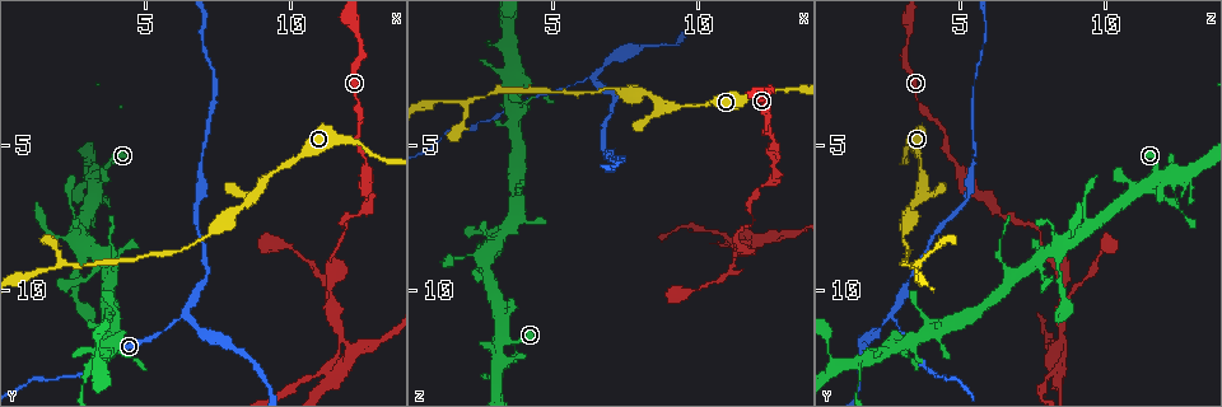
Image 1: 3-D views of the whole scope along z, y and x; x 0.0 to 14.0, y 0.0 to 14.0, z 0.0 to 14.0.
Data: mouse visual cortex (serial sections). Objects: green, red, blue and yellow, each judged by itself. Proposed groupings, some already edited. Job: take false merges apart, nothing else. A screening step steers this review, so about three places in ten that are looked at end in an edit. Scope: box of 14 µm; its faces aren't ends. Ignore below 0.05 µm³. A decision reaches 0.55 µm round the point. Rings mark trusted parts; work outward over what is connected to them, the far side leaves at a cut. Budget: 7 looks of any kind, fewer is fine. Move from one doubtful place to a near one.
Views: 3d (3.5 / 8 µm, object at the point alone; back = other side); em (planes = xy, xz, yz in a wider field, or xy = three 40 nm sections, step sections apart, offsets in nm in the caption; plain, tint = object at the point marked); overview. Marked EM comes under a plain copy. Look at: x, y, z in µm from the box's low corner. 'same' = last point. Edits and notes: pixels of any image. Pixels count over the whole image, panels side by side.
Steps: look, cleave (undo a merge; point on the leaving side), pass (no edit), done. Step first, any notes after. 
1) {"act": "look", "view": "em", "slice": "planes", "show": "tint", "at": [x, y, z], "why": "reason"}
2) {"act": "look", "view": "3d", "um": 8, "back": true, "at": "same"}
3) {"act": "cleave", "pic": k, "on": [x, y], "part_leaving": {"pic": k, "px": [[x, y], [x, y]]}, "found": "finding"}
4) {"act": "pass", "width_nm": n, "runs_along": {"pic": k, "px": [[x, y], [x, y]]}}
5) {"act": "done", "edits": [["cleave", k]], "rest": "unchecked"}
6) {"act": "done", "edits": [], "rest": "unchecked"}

{"act": "look", "view": "3d", "um": 8, "at": [11.9, 7.8, 7.6], "why": "abrupt turn"}

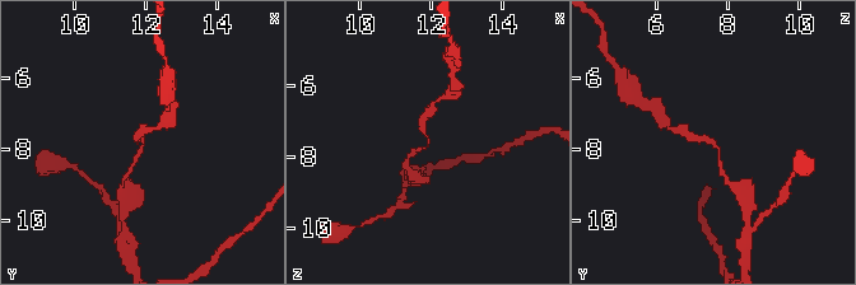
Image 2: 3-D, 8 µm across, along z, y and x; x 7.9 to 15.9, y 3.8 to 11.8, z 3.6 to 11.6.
{"act": "look", "view": "em", "slice": "xy", "step": 5, "show": "tint", "at": [12.0, 7.9, 7.6], "arm_widths_nm": [150, 250]}

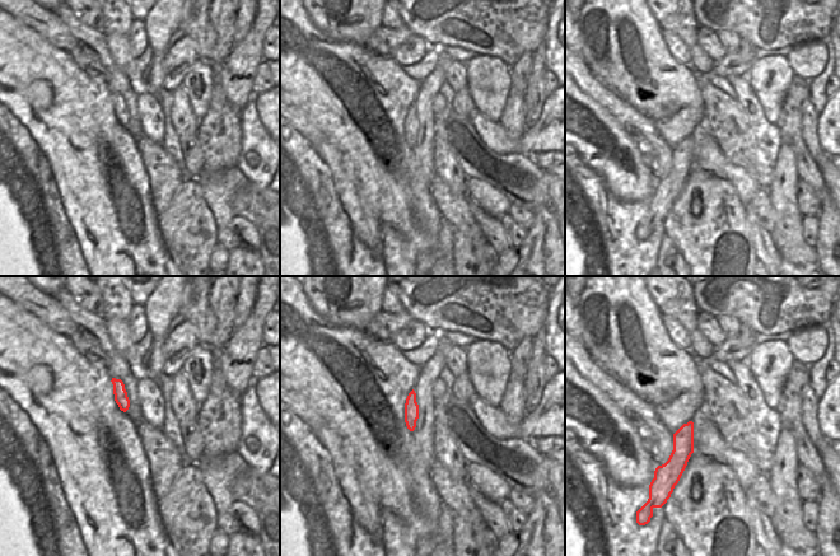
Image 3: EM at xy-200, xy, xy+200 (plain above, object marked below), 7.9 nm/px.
{"act": "pass", "width_nm": 120, "runs_along": {"pic": 2, "px": [[685, 131], [720, 150], [725, 176]]}, "found": "all the same cell"}

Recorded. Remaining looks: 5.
{"act": "look", "view": "3d", "um": 3.5, "at": [6.6, 8.4, 3.1], "why": "a narrow waist"}

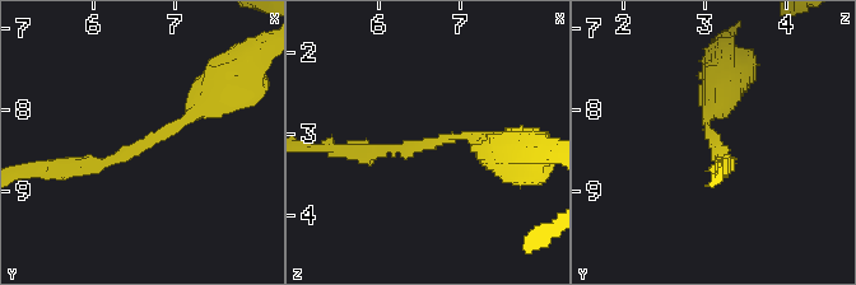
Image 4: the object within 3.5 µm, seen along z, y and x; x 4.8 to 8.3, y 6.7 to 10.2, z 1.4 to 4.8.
{"act": "look", "view": "em", "slice": "xy", "step": 2, "show": "tint", "at": [6.50, 8.50, 3.15], "arm_widths_nm": [150, 200], "why": "now the EM"}

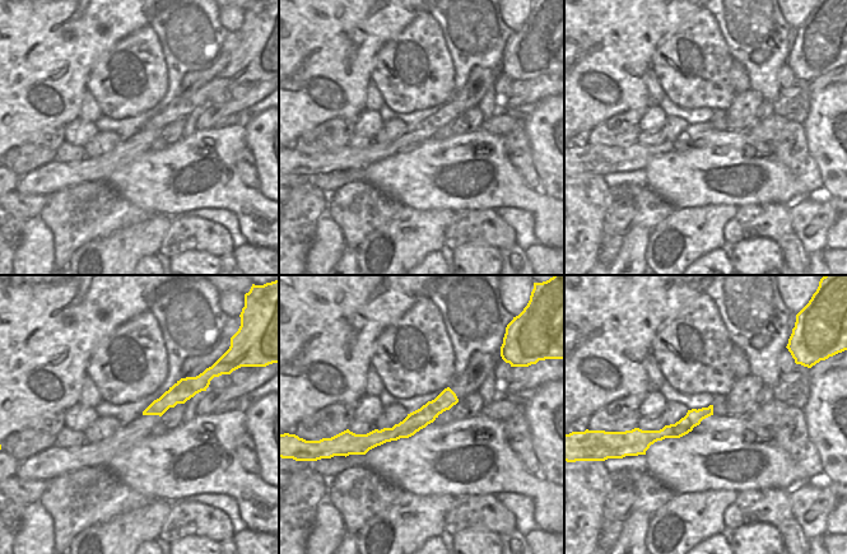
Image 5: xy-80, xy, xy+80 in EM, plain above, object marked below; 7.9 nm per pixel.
{"act": "look", "view": "em", "slice": "xy", "step": 3, "show": "tint", "at": "same"}

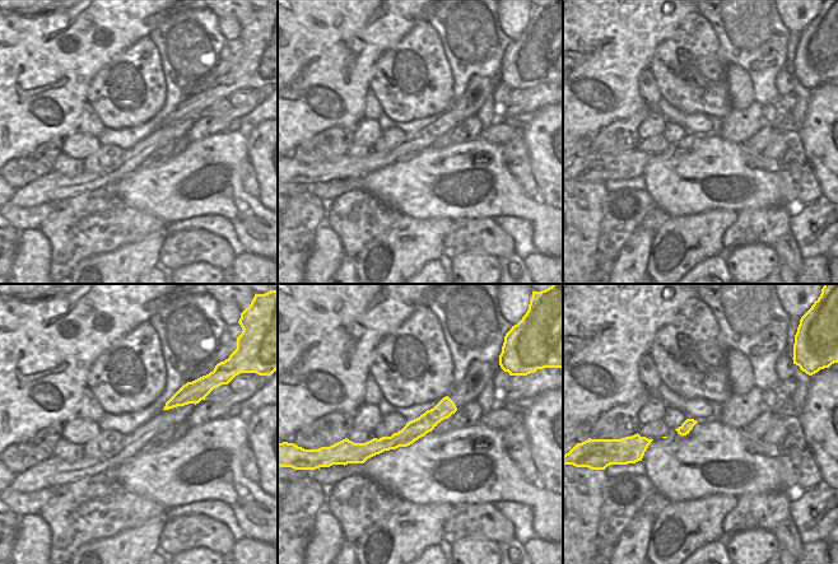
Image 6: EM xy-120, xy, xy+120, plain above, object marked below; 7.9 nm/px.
{"act": "pass", "width_nm": 160, "runs_along": {"pic": 6, "px": [[452, 408], [400, 439], [357, 446]]}, "found": "one cell here"}

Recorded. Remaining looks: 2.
{"act": "look", "view": "3d", "um": 3.5, "at": [6.2, 10.9, 2.7], "why": "branch point"}

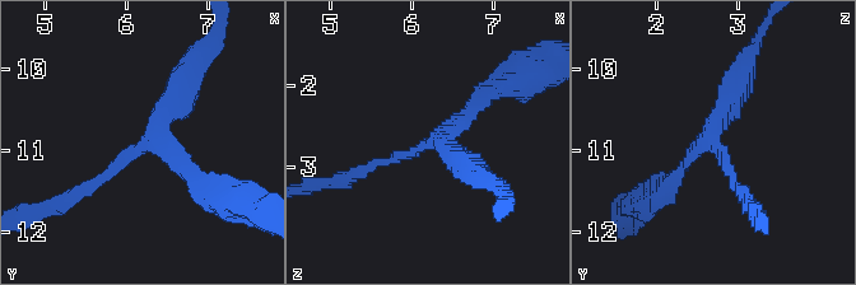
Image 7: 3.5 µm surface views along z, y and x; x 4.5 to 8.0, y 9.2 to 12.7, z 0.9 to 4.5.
{"act": "look", "view": "em", "slice": "xy", "step": 1, "show": "tint", "at": [6.25, 10.85, 2.70], "arms": 3, "arm_widths_nm": [150, 200, 300], "why": "now the EM"}

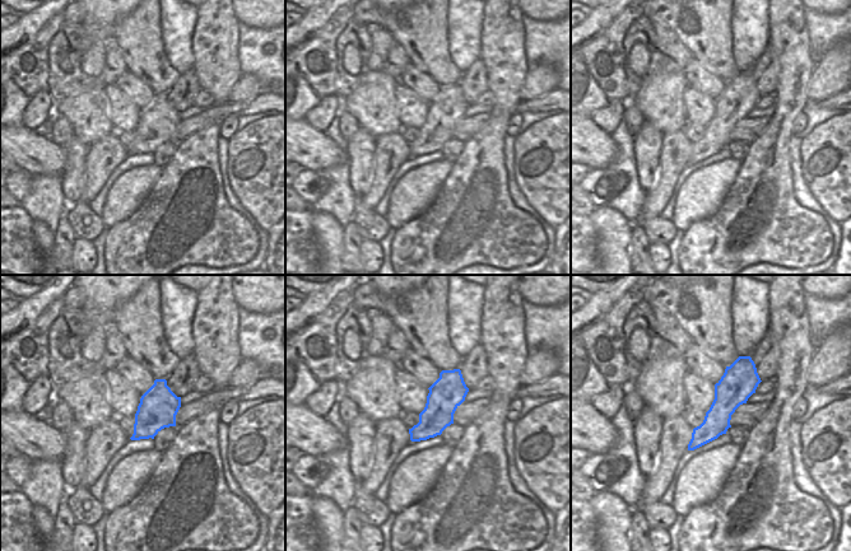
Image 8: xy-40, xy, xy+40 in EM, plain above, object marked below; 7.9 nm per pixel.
{"act": "pass", "runs_along": {"pic": 7, "px": [[80, 187], [152, 136], [190, 73]]}, "found": "all the same cell"}

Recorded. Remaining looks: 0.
{"act": "done", "edits": [], "rest": "unchecked"}

